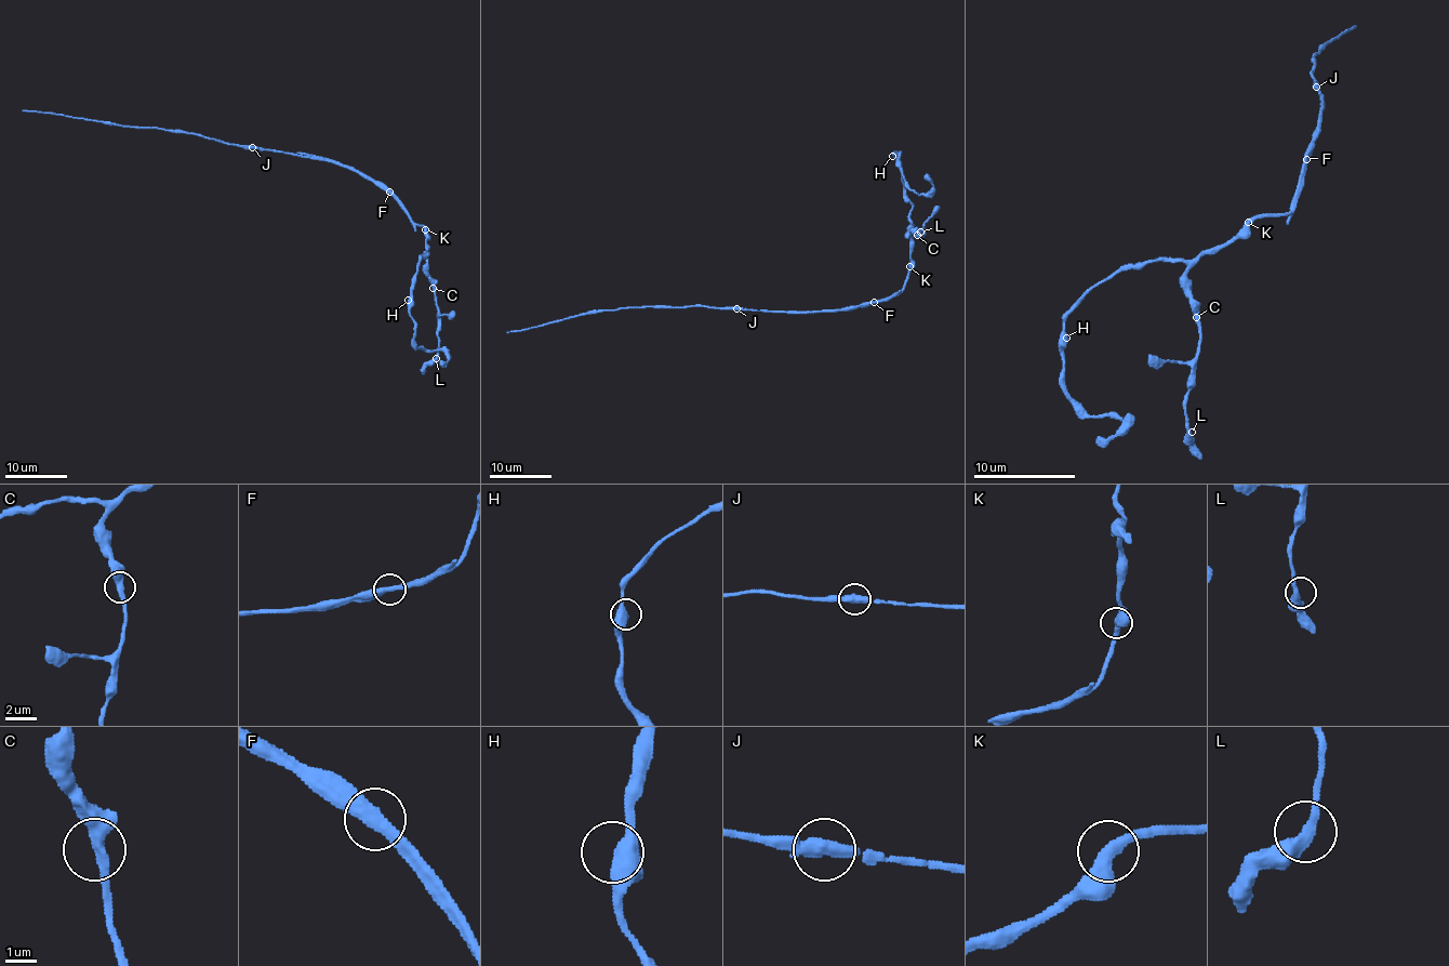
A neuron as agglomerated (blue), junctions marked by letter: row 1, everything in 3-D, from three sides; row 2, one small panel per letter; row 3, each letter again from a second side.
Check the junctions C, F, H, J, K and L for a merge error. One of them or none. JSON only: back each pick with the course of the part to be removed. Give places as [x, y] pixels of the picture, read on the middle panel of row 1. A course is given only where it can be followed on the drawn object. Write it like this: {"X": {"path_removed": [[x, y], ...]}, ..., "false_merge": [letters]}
{"F": {"path_removed": [[873, 302], [834, 311], [781, 312]]}, "false_merge": ["F"]}

